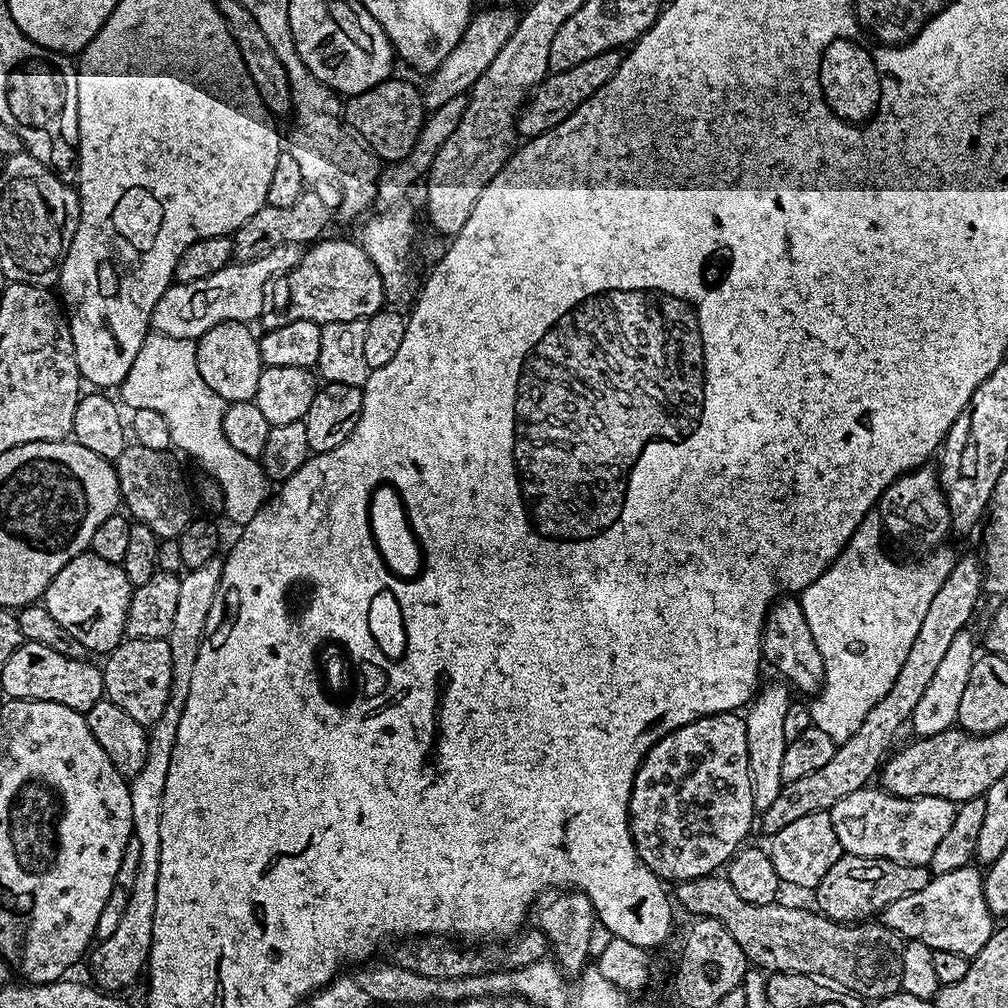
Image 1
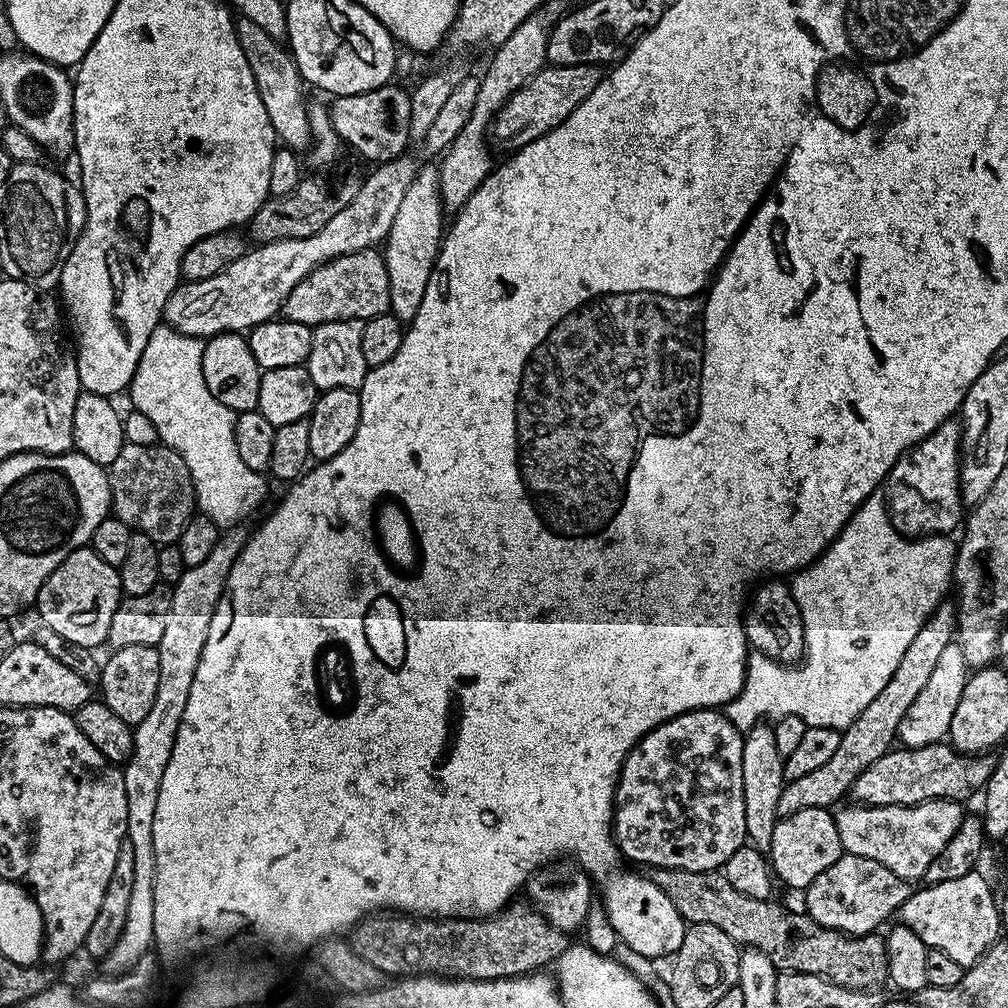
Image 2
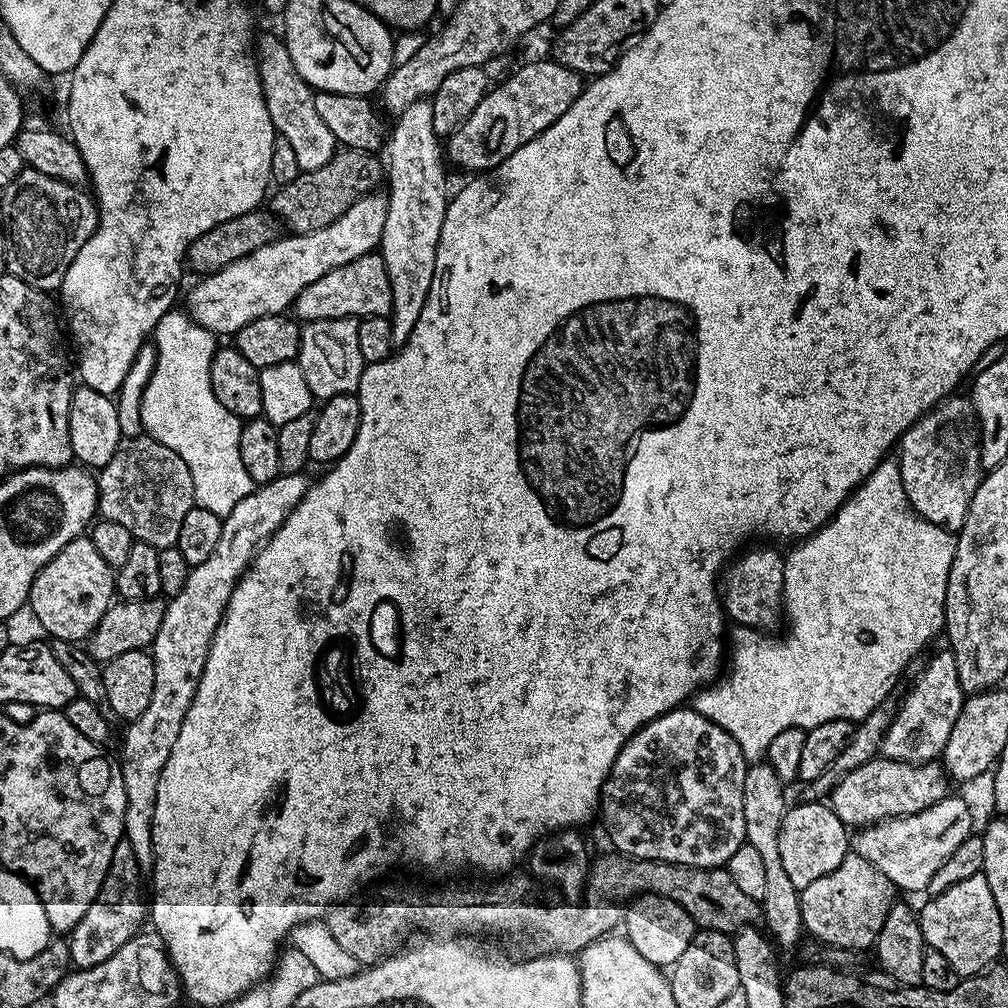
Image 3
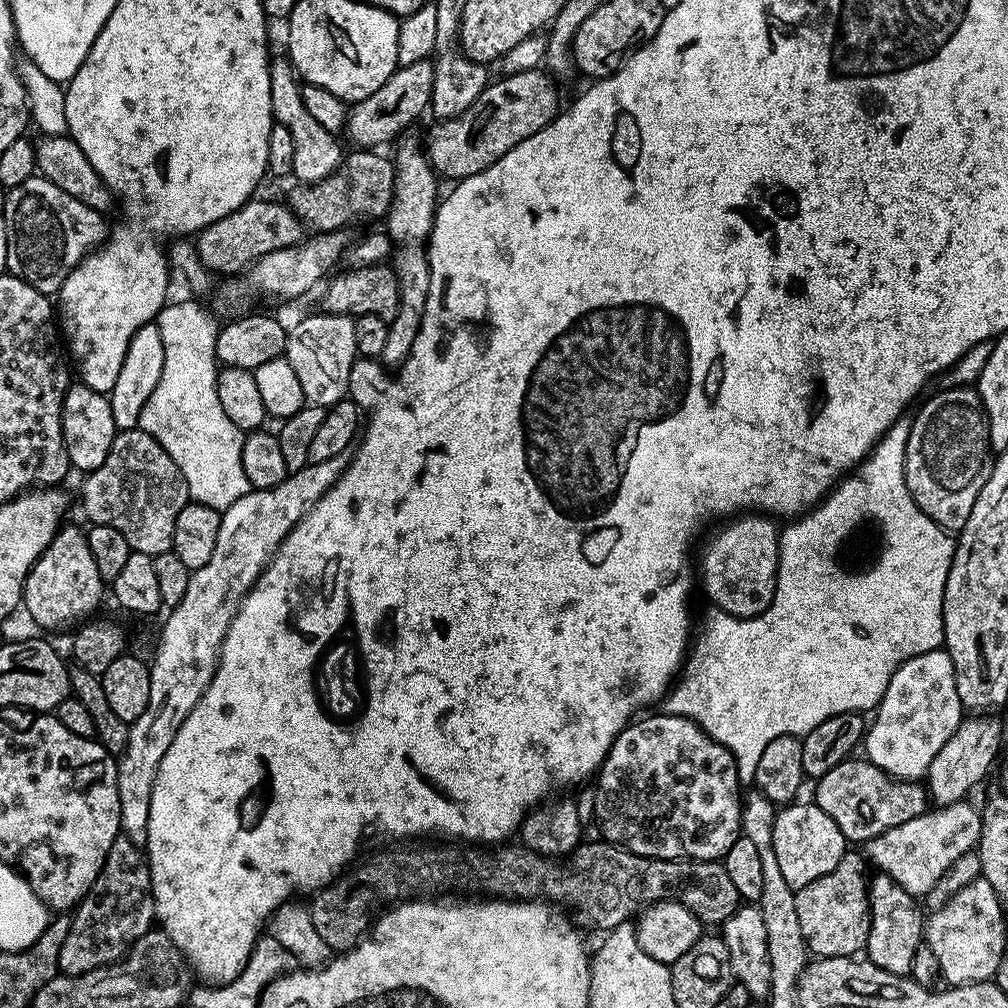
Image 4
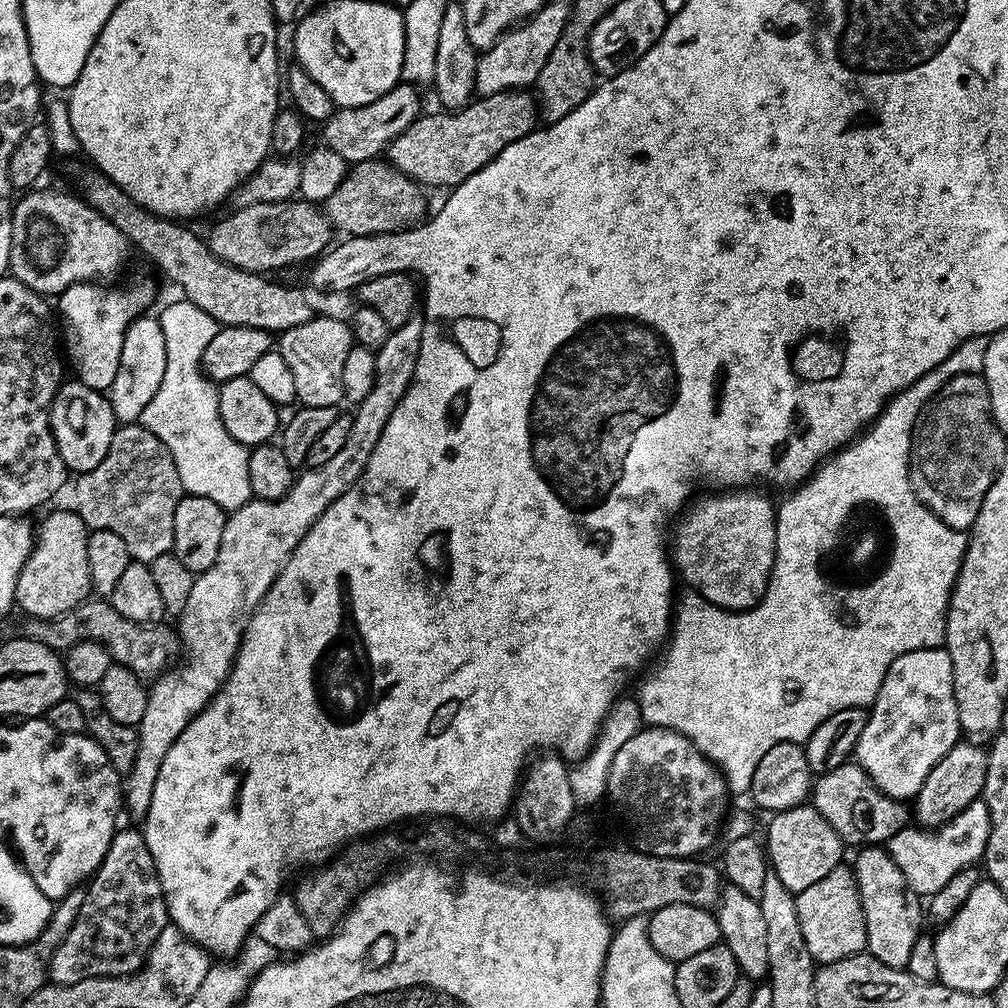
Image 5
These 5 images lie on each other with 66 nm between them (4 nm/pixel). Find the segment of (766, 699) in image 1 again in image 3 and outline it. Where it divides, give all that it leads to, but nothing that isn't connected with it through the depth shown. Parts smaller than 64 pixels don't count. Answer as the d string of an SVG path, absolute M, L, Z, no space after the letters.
M756 762L746 774L746 786L742 790L742 811L746 818L746 842L758 850L766 869L766 894L762 901L762 920L768 923L766 932L774 941L777 949L792 948L799 942L804 932L802 910L800 909L800 889L790 882L786 870L782 867L782 858L778 854L778 834L782 830L782 818L788 811L789 801L784 801L785 785L774 774L767 762Z

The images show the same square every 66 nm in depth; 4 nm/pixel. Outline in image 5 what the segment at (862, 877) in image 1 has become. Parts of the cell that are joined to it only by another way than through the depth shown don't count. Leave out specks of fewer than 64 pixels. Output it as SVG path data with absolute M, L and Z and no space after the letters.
M840 863L826 878L806 886L806 890L795 893L798 910L798 926L802 926L802 938L806 938L806 950L810 950L817 965L838 962L865 951L868 946L864 915L860 909L860 896L856 893L856 882L847 863Z

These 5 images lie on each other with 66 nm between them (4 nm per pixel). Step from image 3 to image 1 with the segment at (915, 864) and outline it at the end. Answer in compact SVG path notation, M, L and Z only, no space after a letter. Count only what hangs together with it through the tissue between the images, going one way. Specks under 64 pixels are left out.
M869 786L842 798L842 802L832 807L830 815L834 834L838 834L838 842L847 855L873 856L897 860L900 864L927 866L934 850L938 850L938 842L946 838L946 830L950 830L955 813L956 804L946 798L906 798L886 792L880 786Z

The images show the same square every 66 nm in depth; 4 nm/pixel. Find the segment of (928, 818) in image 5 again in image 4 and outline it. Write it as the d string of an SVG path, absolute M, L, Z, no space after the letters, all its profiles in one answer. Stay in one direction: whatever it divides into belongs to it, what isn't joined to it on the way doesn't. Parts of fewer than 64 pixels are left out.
M972 714L960 721L958 730L950 734L950 742L934 754L926 777L926 787L931 803L936 806L958 804L969 799L968 796L988 776L996 755L1000 752L1000 739L1004 728L996 714Z

